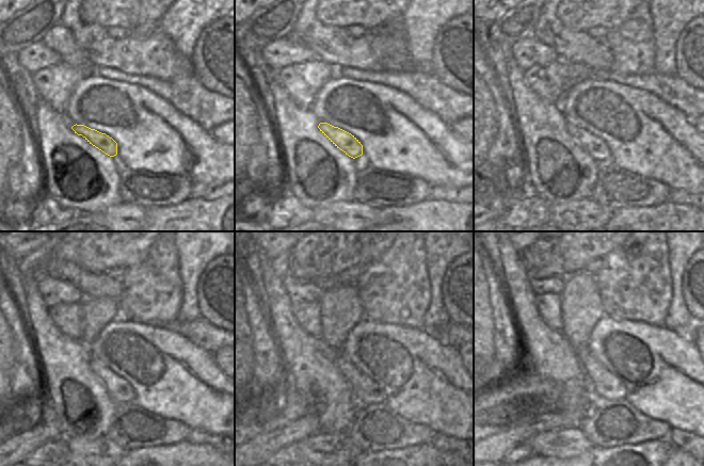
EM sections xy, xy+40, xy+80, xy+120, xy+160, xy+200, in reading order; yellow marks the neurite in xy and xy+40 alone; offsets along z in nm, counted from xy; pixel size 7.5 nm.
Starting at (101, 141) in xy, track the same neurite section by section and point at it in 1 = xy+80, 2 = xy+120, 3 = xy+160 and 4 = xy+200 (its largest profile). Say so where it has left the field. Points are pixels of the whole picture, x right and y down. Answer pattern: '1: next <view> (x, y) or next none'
1: next xy+80 (596, 148)
2: next xy+120 (121, 390)
3: next xy+160 (366, 389)
4: next xy+200 (607, 386)

